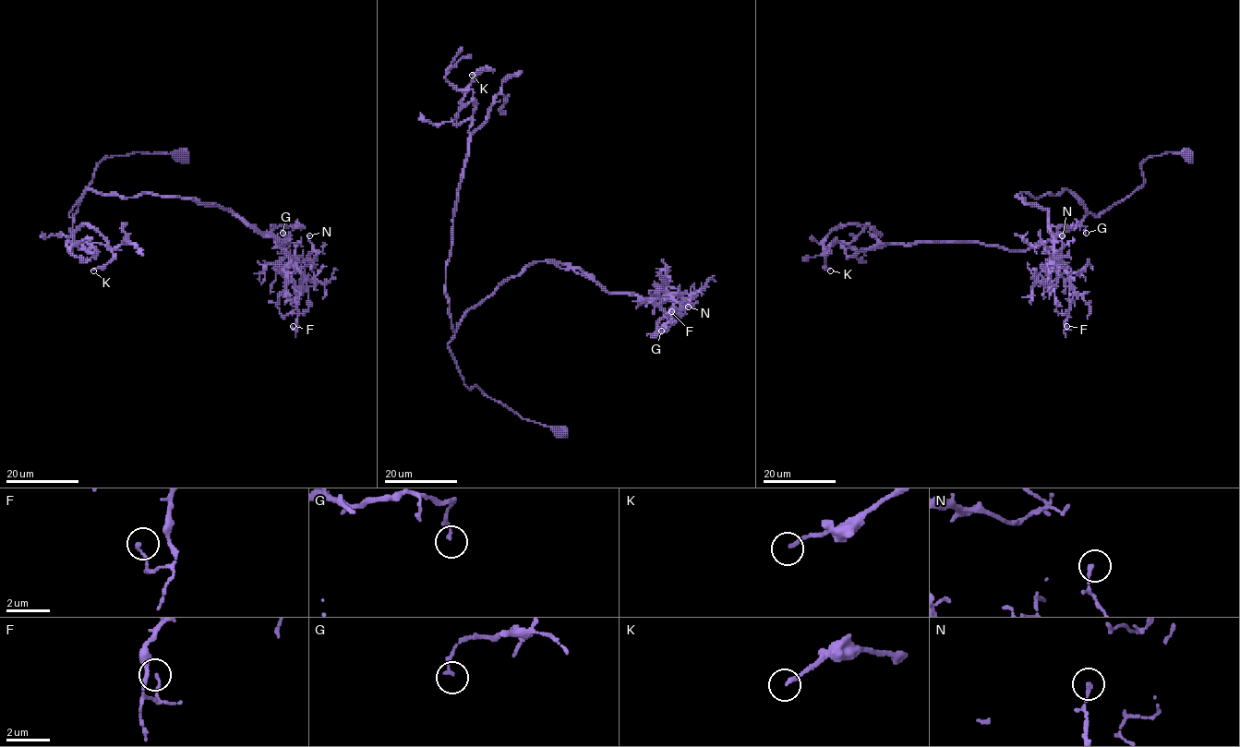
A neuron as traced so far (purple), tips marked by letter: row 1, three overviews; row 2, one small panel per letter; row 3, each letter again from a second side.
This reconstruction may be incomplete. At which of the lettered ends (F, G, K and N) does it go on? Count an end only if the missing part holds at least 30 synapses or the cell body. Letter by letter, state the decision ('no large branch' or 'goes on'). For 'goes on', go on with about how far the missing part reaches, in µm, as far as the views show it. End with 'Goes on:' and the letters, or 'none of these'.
F: no large branch
G: no large branch
K: no large branch
N: no large branch
Goes on: none of these

